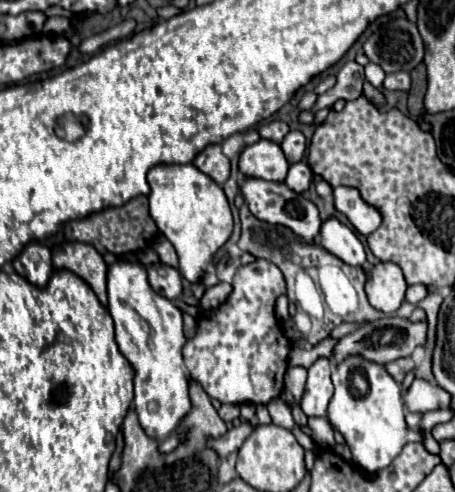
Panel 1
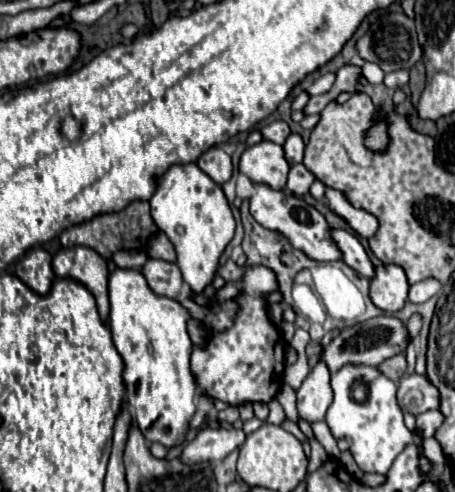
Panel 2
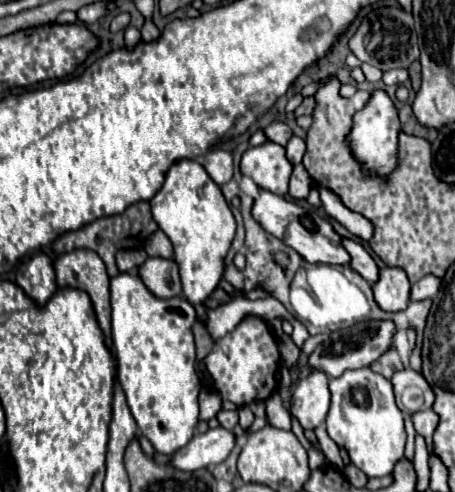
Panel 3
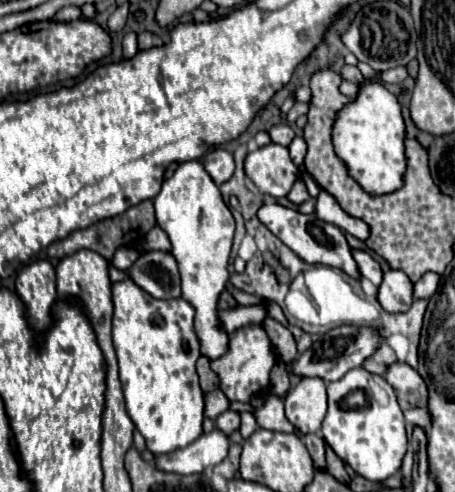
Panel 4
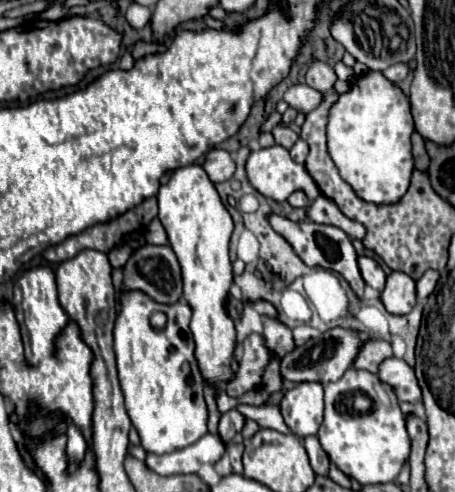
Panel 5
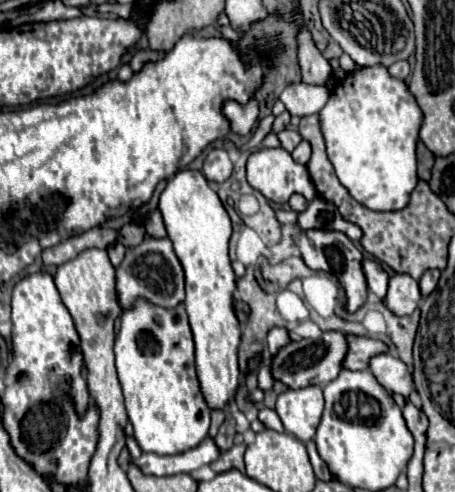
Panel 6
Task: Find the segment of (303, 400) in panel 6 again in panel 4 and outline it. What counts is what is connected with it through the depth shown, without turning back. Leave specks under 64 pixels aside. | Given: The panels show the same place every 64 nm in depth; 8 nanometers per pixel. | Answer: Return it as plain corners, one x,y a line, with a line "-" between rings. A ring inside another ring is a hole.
302,378
284,398
286,416
302,434
318,432
328,408
326,382
320,378

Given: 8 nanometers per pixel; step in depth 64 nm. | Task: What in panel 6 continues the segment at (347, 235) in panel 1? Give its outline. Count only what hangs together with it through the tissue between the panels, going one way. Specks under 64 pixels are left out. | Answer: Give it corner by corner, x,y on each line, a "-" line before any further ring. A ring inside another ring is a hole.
364,260
362,266
364,266
364,276
366,276
366,282
368,282
368,288
378,298
384,298
386,296
386,288
388,288
388,274
382,268
382,264
378,264
374,260

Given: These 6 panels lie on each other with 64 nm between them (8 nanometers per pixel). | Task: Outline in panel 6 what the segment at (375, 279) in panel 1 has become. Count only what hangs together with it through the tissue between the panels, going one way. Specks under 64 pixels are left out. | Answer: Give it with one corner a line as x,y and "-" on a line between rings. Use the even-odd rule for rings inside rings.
394,274
388,284
388,294
384,298
390,312
396,316
412,314
420,302
418,282
408,274

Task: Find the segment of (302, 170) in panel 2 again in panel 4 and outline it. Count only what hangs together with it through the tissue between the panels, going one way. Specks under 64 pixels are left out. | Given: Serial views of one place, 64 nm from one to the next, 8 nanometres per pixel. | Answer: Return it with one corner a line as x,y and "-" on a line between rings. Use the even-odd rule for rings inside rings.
298,178
298,180
294,182
290,194
288,194
288,200
294,202
294,204
302,204
302,202
306,202
308,198
310,198
310,194
308,194
308,190
306,190
306,184
304,184
302,178

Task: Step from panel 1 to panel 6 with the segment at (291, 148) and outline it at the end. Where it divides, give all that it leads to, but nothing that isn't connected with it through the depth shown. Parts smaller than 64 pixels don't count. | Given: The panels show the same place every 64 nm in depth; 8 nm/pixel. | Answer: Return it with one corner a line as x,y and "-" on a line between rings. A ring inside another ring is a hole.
302,140
302,142
294,148
292,158
294,158
296,162
300,162
300,164
306,164
306,162
310,160
310,144
308,144
306,140

